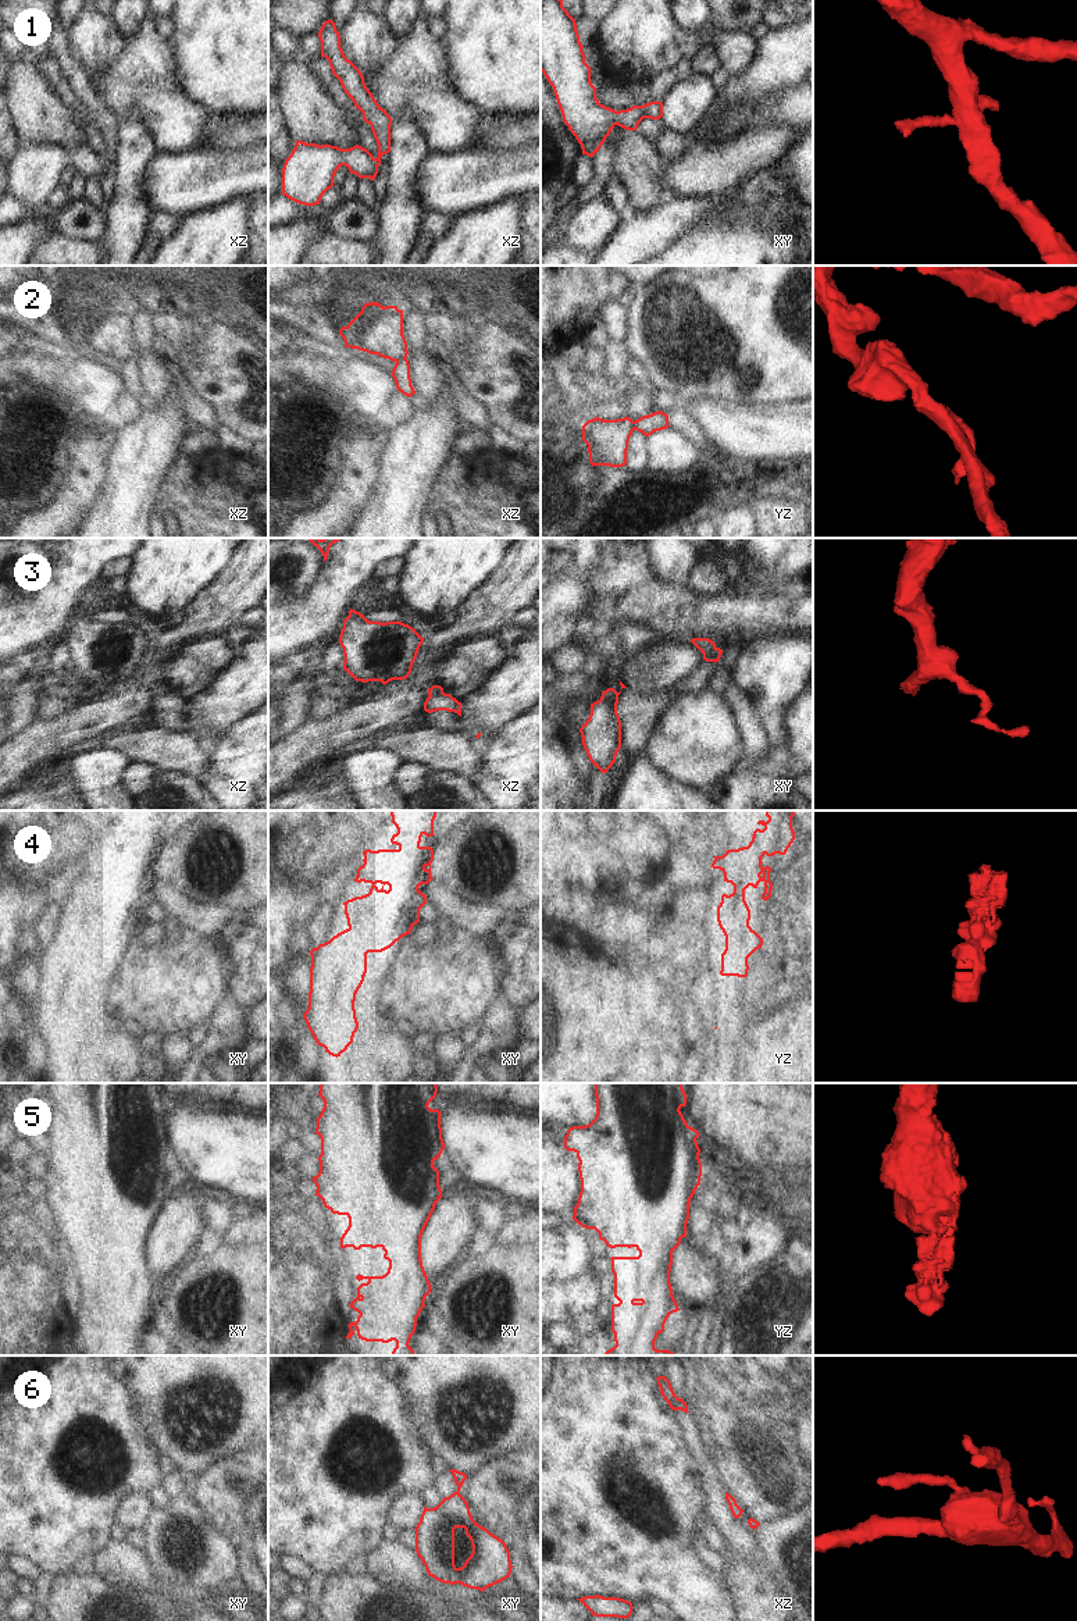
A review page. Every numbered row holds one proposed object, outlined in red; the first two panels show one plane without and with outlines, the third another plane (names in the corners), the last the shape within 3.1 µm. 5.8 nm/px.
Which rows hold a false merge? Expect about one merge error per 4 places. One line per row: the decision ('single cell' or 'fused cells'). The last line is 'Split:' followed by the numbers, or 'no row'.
1: single cell
2: fused cells
3: single cell
4: single cell
5: single cell
6: single cell
Split: 2

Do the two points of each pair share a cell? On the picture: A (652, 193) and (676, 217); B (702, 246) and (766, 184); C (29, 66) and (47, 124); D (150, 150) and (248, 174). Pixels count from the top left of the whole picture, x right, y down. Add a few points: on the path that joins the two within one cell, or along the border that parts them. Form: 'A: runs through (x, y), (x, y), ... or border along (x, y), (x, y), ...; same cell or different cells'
A: border along (670, 195), (656, 207), (638, 213); different cells
B: runs through (719, 235), (753, 200); same cell
C: runs through (29, 79), (29, 91), (39, 110); same cell
D: border along (163, 153), (149, 168), (146, 182); different cells

